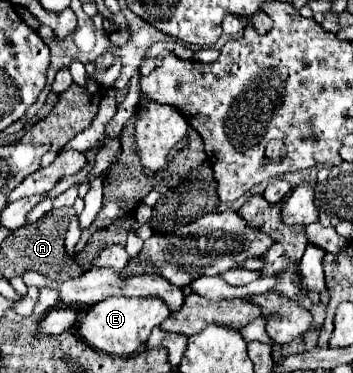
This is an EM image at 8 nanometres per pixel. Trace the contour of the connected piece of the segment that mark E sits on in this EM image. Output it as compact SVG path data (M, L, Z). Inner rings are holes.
M110 296L86 308L84 316L76 322L76 334L94 350L106 352L110 356L132 356L144 346L154 326L164 322L168 314L170 314L168 306L164 306L164 302L158 302L158 298Z

